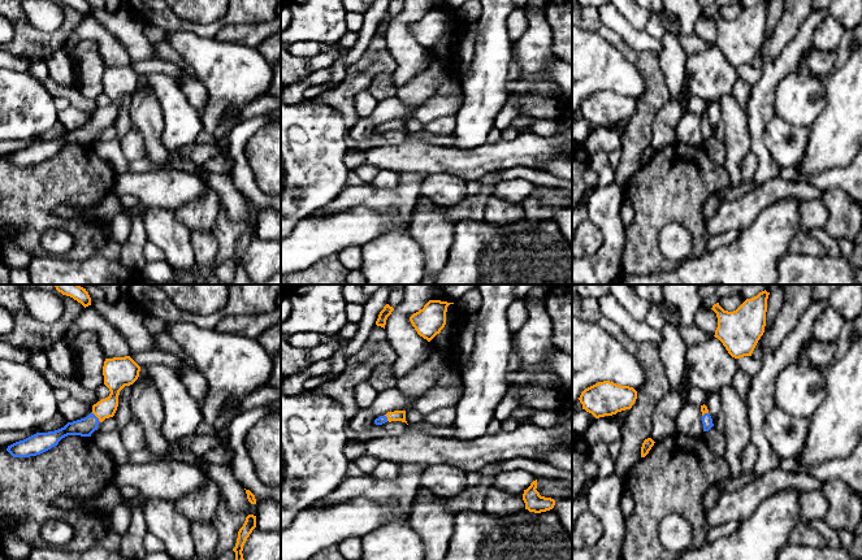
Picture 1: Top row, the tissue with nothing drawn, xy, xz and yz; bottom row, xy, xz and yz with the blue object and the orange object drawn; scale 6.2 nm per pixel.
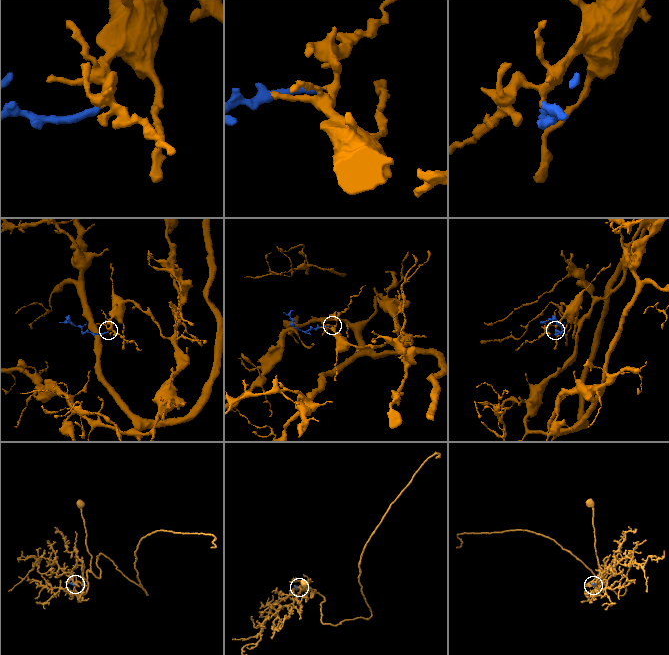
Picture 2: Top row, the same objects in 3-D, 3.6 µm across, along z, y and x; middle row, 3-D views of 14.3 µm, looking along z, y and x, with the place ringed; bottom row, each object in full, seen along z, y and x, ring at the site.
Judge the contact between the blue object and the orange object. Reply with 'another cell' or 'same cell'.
same cell

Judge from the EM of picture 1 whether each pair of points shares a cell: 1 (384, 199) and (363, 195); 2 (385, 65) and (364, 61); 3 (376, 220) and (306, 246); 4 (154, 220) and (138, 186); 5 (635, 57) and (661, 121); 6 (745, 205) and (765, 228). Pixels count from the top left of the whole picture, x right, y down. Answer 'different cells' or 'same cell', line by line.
1: same cell
2: different cells
3: same cell
4: different cells
5: different cells
6: different cells

